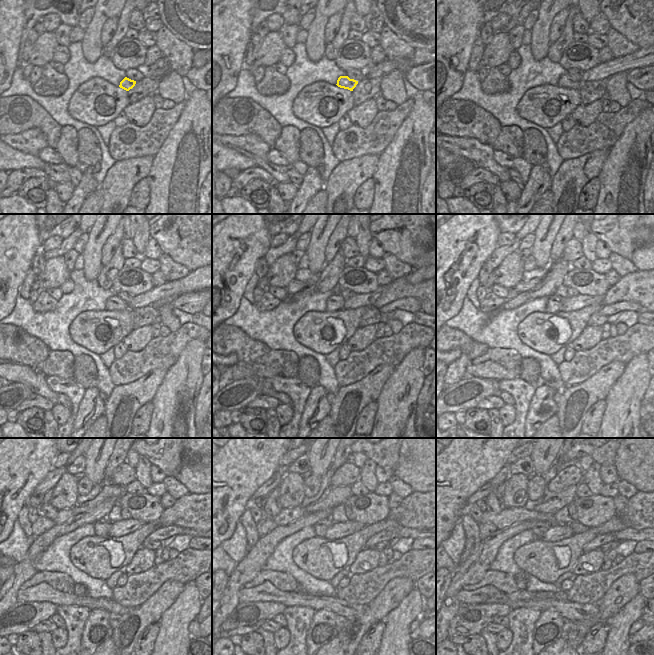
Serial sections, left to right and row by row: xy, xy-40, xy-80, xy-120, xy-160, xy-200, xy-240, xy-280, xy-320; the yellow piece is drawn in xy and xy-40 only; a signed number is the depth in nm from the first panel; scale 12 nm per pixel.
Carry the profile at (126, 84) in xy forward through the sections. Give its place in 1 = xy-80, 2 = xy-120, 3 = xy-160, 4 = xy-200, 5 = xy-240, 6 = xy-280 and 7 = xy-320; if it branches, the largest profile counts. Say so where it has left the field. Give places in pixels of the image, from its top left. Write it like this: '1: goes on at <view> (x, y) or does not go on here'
1: goes on at xy-80 (567, 81)
2: goes on at xy-120 (114, 303)
3: goes on at xy-160 (335, 302)
4: goes on at xy-200 (554, 303)
5: goes on at xy-240 (102, 526)
6: goes on at xy-280 (321, 526)
7: goes on at xy-320 (540, 528)

